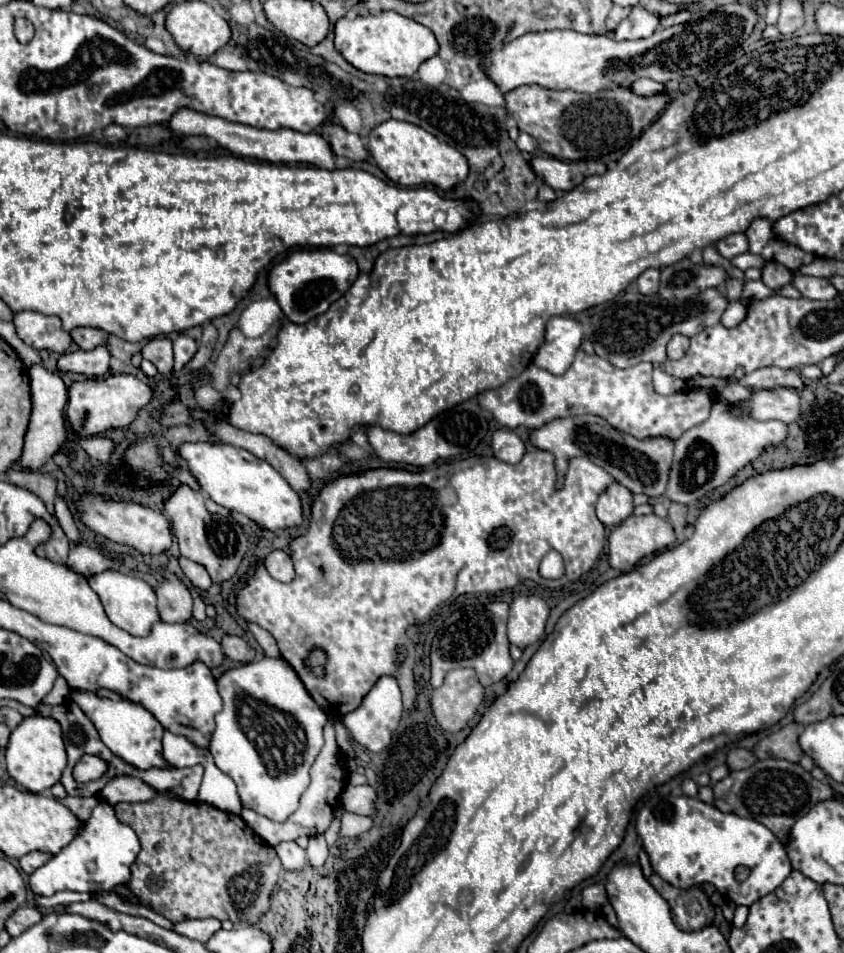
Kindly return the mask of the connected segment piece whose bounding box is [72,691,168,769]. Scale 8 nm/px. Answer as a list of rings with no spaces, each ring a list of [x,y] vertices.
[[[72,691],[72,701],[76,701],[80,705],[80,709],[84,709],[84,713],[88,713],[88,719],[96,725],[104,745],[108,745],[108,749],[112,749],[112,753],[116,753],[128,765],[132,765],[136,769],[168,767],[168,763],[162,757],[164,727],[142,705],[124,701],[124,699],[110,701],[110,699],[98,697],[96,693],[90,693],[90,691]]]

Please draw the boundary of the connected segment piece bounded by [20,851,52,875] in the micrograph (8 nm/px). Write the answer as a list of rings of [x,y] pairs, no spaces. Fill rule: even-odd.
[[[32,851],[24,857],[20,857],[20,867],[24,869],[24,873],[34,873],[40,865],[44,865],[52,855],[50,853],[42,853],[42,851]]]

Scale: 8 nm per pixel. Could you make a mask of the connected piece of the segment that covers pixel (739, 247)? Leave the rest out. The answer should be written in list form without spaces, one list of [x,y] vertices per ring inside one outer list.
[[[732,233],[732,235],[724,237],[724,239],[720,239],[716,243],[716,249],[720,251],[722,257],[732,259],[732,257],[742,255],[742,253],[748,251],[748,239],[744,237],[744,233]]]

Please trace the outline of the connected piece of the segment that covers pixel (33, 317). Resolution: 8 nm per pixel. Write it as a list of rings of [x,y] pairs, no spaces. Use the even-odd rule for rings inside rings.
[[[20,311],[14,317],[14,325],[20,339],[34,349],[66,353],[72,347],[72,337],[62,329],[58,317],[46,317],[36,311]]]

